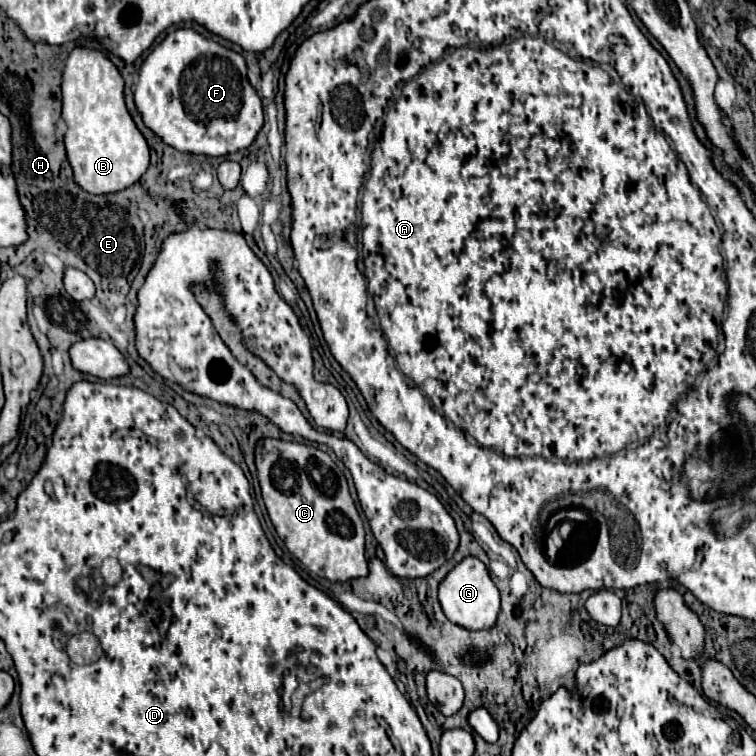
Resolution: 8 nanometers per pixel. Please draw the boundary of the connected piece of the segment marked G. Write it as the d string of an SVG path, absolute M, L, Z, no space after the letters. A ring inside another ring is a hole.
M465 556L459 564L455 564L447 576L439 584L439 602L445 612L445 616L463 628L469 630L487 630L495 624L497 614L499 614L499 590L495 582L489 576L487 566L475 558L475 556Z

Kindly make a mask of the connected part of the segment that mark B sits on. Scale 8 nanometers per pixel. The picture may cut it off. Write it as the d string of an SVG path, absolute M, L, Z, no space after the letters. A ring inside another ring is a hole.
M77 46L71 50L65 72L63 72L63 120L67 124L65 132L65 146L67 146L67 156L73 166L73 174L77 184L91 192L91 194L111 194L125 190L133 186L147 170L149 166L149 146L143 138L143 134L137 130L127 106L125 106L125 96L123 96L123 76L119 68L111 62L107 54L95 48L85 48Z

